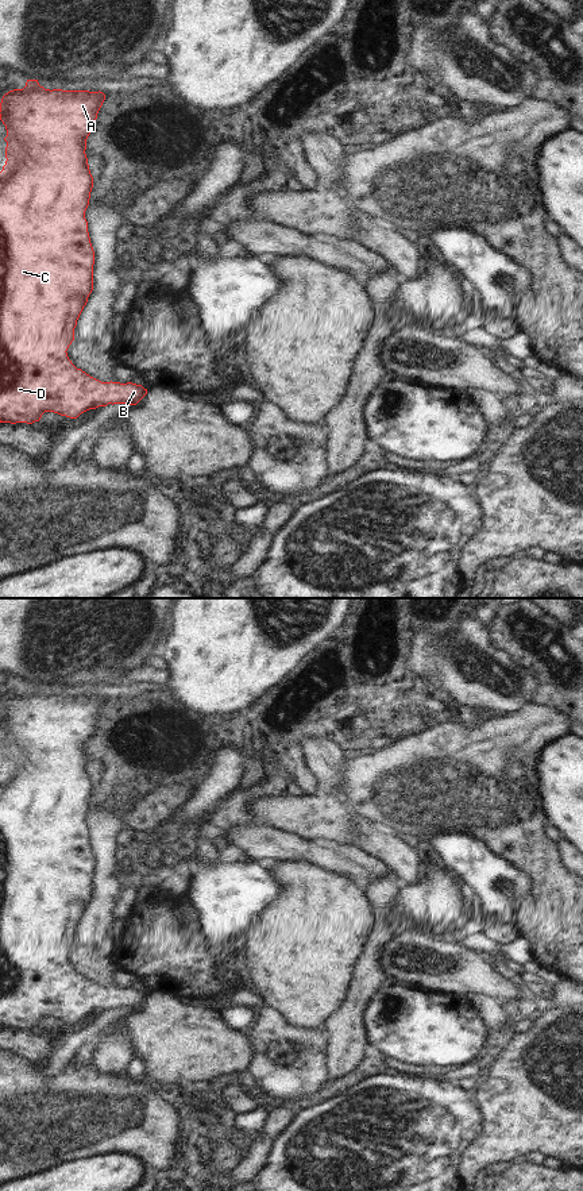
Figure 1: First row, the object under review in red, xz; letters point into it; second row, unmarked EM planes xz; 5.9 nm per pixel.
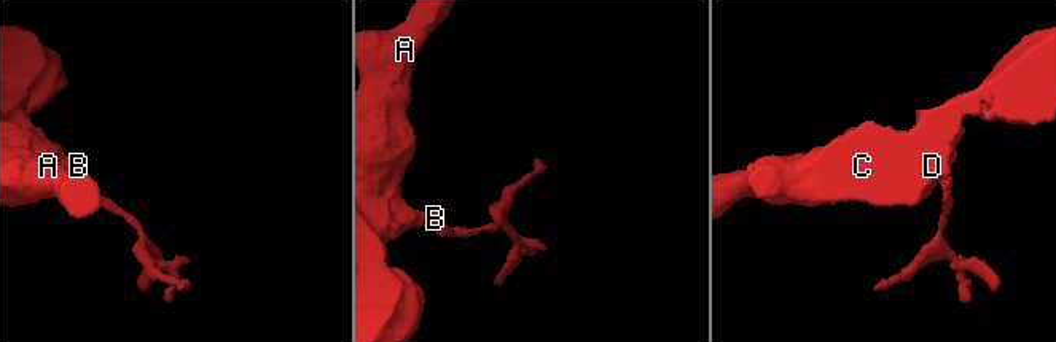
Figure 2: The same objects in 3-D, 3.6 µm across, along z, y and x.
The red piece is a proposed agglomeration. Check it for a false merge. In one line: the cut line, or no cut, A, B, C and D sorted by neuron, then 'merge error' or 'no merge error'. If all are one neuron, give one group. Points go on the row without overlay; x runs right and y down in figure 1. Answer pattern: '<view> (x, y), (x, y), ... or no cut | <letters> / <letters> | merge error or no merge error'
no cut | A B C D | no merge error

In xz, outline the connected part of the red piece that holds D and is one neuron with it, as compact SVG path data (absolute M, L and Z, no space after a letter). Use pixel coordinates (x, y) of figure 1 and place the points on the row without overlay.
M27 685L23 694L13 694L5 698L0 708L0 725L5 731L7 747L5 770L0 776L0 1028L27 1028L39 1026L45 1017L54 1017L61 1021L77 1024L81 1018L107 1011L108 1009L136 1010L146 999L147 994L132 987L101 987L81 974L77 974L67 961L67 953L74 945L74 933L77 925L88 907L88 902L93 895L93 870L94 856L88 837L88 826L85 816L89 810L90 797L93 793L93 782L89 775L85 759L86 744L92 737L97 718L105 705L103 697L89 695L62 695L45 694L38 685Z

